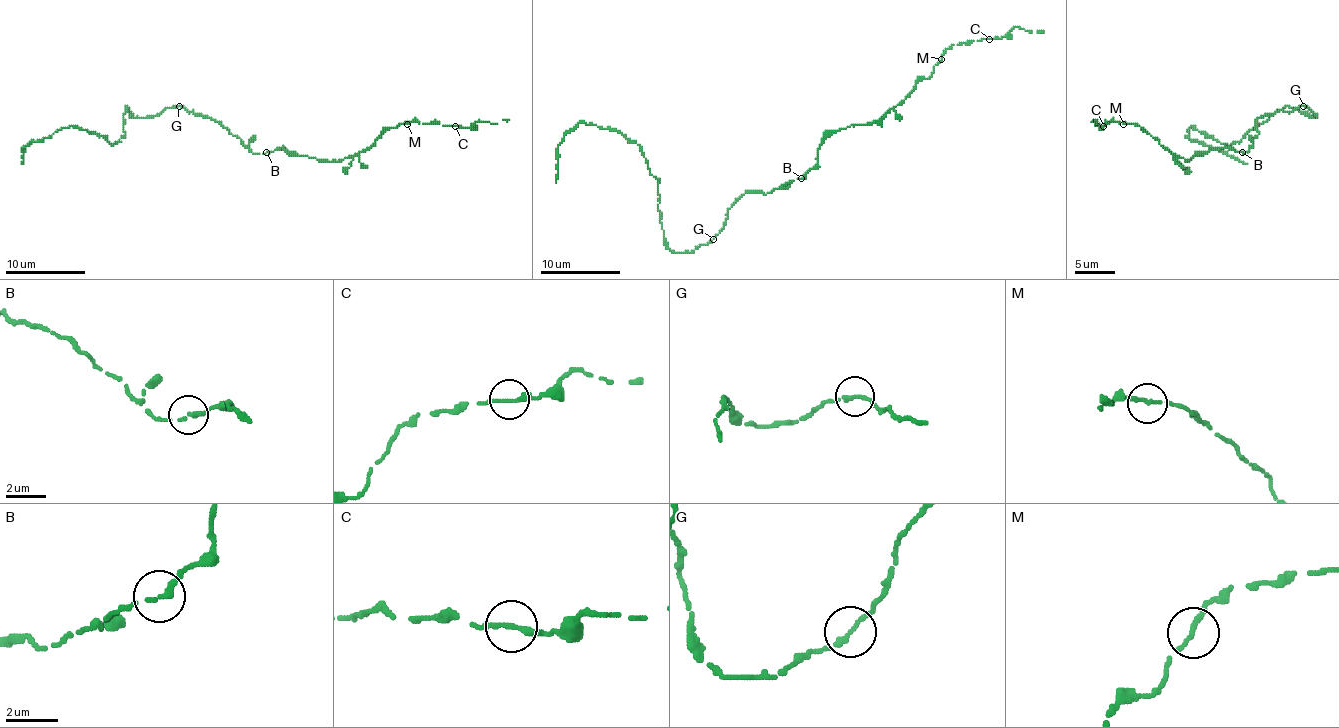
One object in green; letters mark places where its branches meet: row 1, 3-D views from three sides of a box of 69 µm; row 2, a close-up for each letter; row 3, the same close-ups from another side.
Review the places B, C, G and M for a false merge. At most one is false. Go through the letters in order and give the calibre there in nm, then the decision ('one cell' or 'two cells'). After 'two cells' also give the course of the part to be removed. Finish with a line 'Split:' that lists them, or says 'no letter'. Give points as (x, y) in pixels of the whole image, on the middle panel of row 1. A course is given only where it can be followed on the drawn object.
B: 220 nm | one cell
C: 200 nm | one cell
G: 200 nm | one cell
M: 190 nm | one cell
Split: no letter

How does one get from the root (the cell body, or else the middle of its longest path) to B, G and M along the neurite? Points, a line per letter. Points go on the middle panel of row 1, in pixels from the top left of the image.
B: (752, 192), (766, 194), (801, 178)
G: (752, 192), (746, 192), (728, 210), (726, 224), (714, 238)
M: (752, 192), (766, 194), (801, 178), (817, 162), (817, 148), (827, 137), (881, 119), (931, 75), (941, 59)

